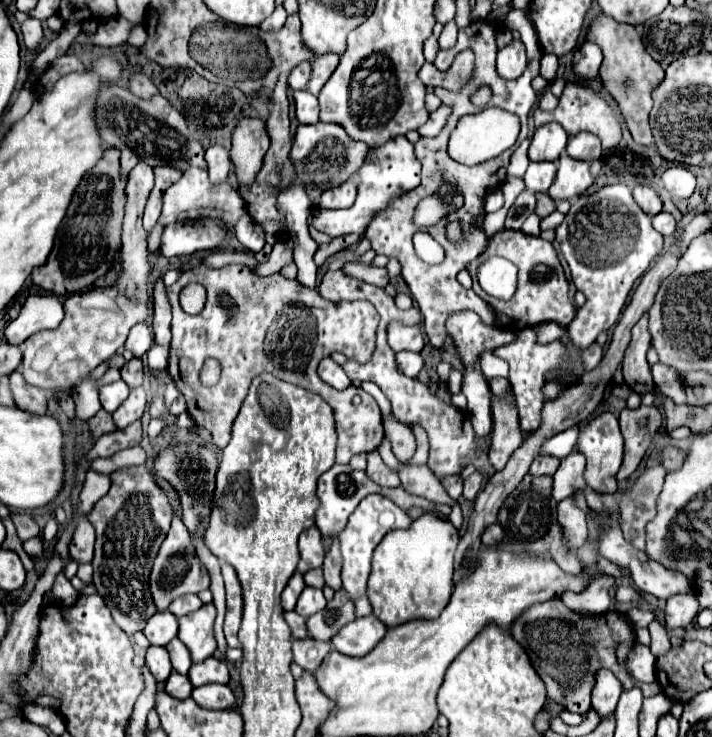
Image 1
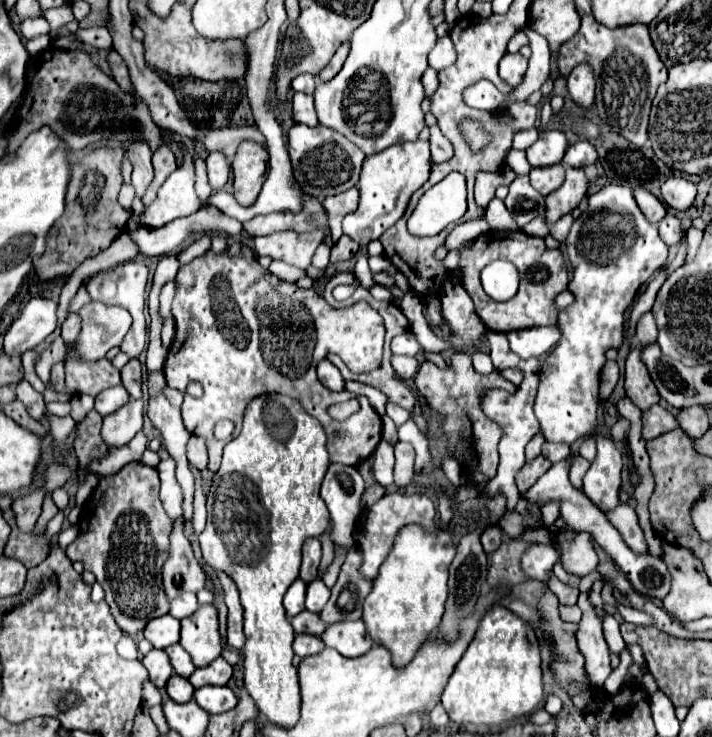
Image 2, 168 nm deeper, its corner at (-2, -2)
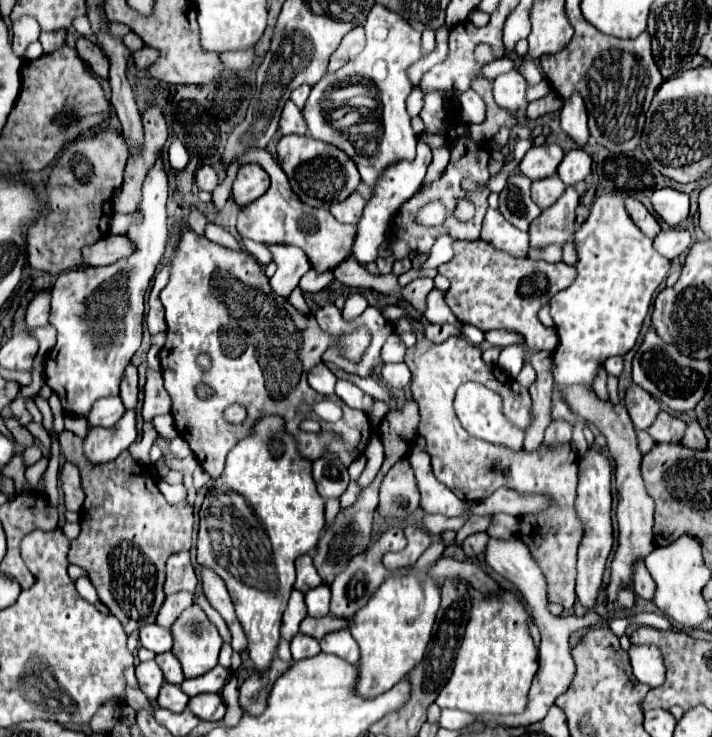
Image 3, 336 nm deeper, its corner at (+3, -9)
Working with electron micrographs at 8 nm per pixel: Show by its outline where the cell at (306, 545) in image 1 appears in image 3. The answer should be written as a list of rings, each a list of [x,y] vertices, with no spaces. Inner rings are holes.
[[[302,555],[296,559],[296,583],[294,583],[294,589],[306,593],[314,587],[318,587],[322,583],[318,571],[314,569],[312,565],[312,557],[310,555]]]

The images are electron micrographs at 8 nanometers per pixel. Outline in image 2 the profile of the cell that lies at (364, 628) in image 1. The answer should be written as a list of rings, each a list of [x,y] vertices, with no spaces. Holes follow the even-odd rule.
[[[363,620],[331,624],[321,634],[321,640],[325,642],[327,648],[335,648],[339,654],[343,654],[347,658],[363,656],[373,646],[373,640],[371,640]]]

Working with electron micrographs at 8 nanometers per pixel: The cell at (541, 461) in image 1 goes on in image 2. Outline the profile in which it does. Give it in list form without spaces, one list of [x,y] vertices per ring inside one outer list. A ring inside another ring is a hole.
[[[545,442],[543,444],[543,456],[549,460],[549,462],[559,462],[559,460],[563,460],[563,458],[567,458],[569,456],[569,446],[567,444],[551,444],[551,442]]]

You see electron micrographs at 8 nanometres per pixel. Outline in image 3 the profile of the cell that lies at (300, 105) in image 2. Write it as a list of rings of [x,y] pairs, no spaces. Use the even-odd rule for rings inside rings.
[[[286,101],[282,115],[280,115],[280,131],[282,135],[306,135],[306,121],[302,119],[300,109],[292,103]]]

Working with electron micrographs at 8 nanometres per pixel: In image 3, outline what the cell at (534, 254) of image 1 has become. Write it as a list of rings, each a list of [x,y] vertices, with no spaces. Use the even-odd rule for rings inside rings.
[[[454,241],[454,257],[438,267],[438,273],[448,277],[450,289],[446,291],[446,303],[452,313],[476,325],[482,331],[512,329],[524,335],[530,349],[554,351],[558,347],[558,335],[554,329],[544,327],[536,313],[546,305],[556,291],[566,289],[576,279],[576,269],[566,263],[550,265],[546,261],[532,261],[528,257],[518,259],[502,251],[494,251],[490,243]]]

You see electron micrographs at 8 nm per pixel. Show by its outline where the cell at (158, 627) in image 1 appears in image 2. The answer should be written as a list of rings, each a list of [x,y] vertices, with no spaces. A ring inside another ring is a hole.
[[[171,614],[151,620],[145,628],[145,638],[155,648],[167,648],[167,646],[179,642],[179,620],[173,618]]]

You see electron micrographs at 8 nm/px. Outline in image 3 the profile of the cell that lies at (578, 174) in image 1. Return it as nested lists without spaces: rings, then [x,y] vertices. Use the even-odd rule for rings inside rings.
[[[568,187],[564,195],[548,209],[544,209],[538,219],[530,223],[530,247],[544,249],[548,245],[566,245],[574,235],[576,207],[580,203],[580,195],[574,187]]]

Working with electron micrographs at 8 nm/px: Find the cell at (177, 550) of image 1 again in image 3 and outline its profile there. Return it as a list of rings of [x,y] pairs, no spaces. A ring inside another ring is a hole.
[[[182,551],[182,553],[174,553],[168,559],[166,565],[166,585],[164,585],[164,593],[176,593],[176,591],[190,591],[194,593],[196,587],[196,573],[194,567],[190,563],[190,553]]]

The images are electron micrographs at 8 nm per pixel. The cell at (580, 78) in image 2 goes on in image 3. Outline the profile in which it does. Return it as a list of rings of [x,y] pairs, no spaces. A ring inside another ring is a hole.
[[[572,95],[570,99],[564,101],[562,113],[560,113],[562,129],[564,133],[574,139],[578,145],[586,145],[590,139],[588,131],[588,117],[586,117],[586,107],[580,95]]]

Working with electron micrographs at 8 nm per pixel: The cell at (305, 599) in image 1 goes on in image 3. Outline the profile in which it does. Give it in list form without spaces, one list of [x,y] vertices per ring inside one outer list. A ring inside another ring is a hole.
[[[318,585],[304,597],[310,617],[324,617],[330,613],[330,585]]]

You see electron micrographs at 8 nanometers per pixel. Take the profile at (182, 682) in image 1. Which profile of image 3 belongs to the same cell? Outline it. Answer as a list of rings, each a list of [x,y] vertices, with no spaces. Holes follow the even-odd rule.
[[[164,683],[162,689],[160,689],[160,695],[158,695],[158,705],[162,709],[168,709],[168,711],[174,711],[174,713],[180,713],[186,709],[188,705],[188,695],[178,687],[178,685],[172,685],[172,683]]]

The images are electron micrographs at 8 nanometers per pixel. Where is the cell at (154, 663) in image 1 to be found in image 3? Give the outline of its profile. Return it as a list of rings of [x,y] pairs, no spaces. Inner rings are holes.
[[[146,661],[146,663],[138,663],[136,667],[136,679],[140,685],[140,691],[154,703],[158,697],[158,691],[164,683],[164,675],[160,671],[160,667],[156,665],[156,661]]]

